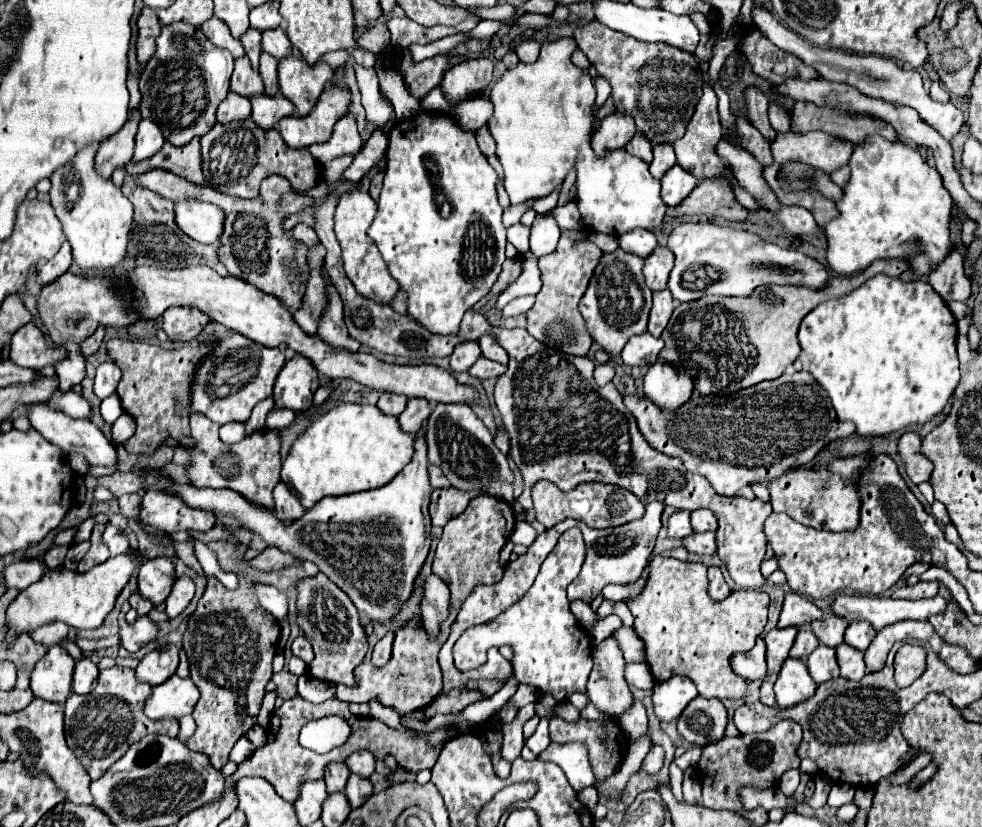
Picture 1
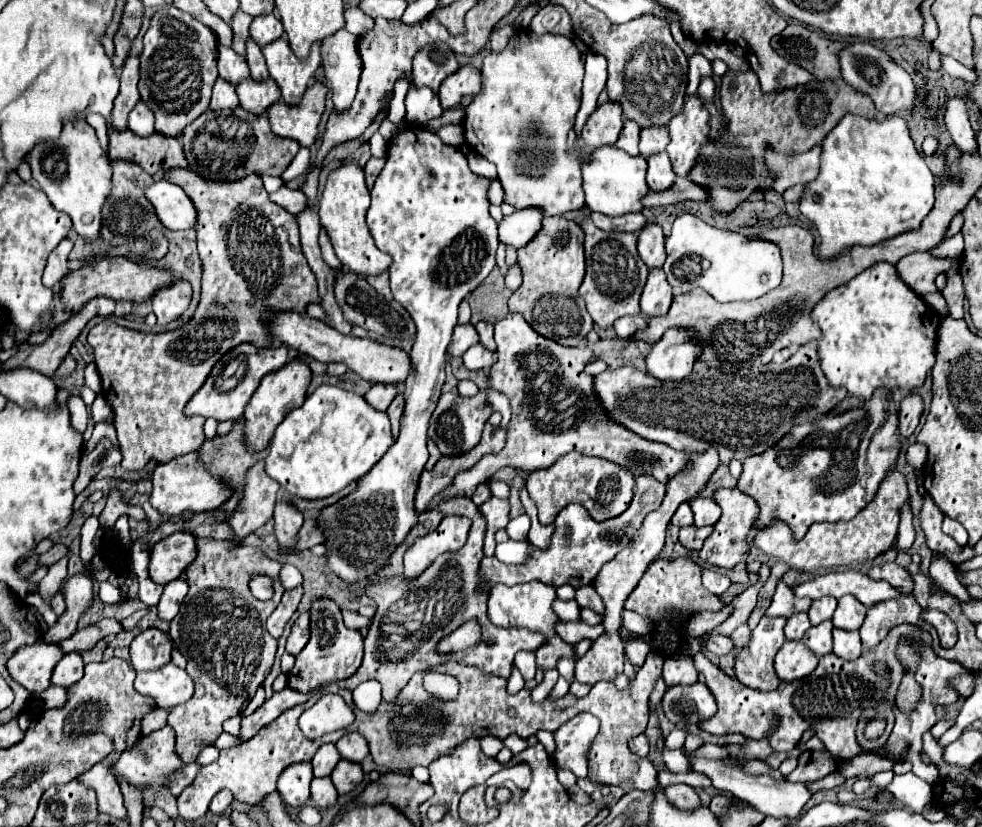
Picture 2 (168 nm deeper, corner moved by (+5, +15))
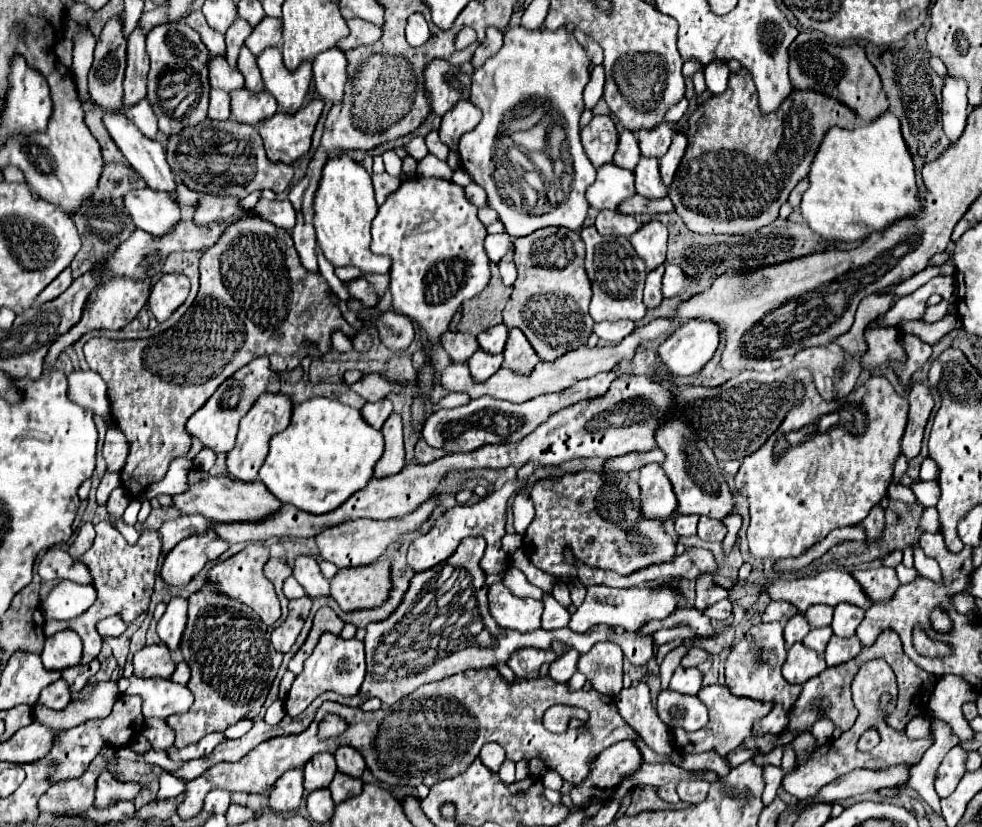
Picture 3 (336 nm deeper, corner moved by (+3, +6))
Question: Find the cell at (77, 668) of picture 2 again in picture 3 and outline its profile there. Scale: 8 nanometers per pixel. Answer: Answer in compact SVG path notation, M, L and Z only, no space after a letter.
M64 678L46 686L46 690L42 690L40 700L38 700L38 704L48 706L52 710L62 710L68 706L68 702L70 702L70 686Z

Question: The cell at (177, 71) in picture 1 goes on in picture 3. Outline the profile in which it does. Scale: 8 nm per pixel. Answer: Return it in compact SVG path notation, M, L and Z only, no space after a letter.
M184 22L160 24L152 28L146 36L146 48L150 56L148 72L148 102L158 118L158 130L170 138L186 126L194 126L208 116L208 60L210 52L202 46L198 32Z

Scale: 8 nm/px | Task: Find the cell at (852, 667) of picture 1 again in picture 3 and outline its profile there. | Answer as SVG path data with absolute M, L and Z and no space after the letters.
M832 636L828 642L828 648L824 652L824 660L828 666L836 666L836 664L842 664L842 662L858 656L860 650L862 650L862 646L856 636L852 636L852 638Z

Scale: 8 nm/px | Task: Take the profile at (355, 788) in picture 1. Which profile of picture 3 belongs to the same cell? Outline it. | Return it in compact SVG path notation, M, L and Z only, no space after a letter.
M336 772L334 780L330 784L330 792L332 792L334 802L340 804L352 796L358 796L362 792L362 786L364 786L364 782L360 778L350 778L348 774Z

